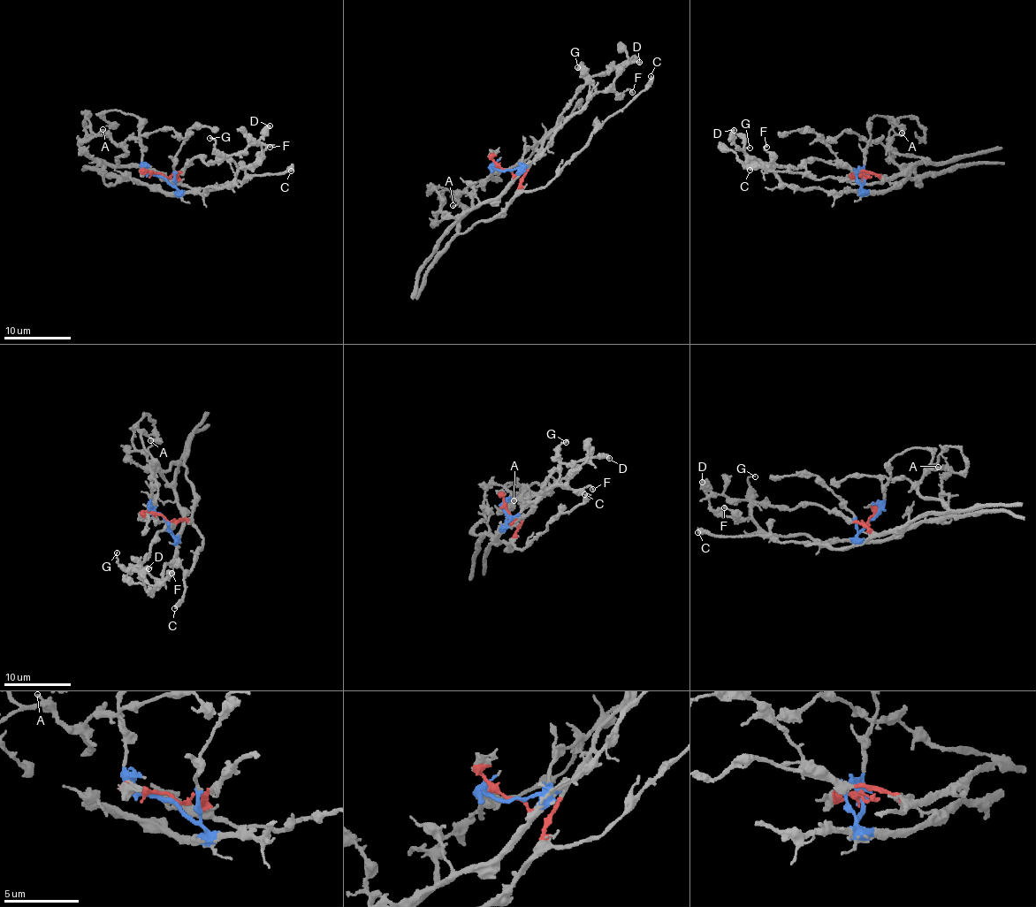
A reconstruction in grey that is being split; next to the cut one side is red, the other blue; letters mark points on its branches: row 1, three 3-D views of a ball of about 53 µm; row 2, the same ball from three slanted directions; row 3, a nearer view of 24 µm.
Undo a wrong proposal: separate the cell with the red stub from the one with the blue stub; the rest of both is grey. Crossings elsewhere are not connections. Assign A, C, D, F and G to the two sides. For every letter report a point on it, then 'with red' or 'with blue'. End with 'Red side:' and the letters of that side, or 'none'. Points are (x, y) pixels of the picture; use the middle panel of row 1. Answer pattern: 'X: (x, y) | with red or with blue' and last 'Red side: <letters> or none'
A: (453, 205) | with red
C: (651, 76) | with red
D: (639, 62) | with red
F: (632, 92) | with blue
G: (577, 67) | with red
Red side: A, C, D, G

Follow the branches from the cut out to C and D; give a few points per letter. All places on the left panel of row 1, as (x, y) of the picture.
C: (163, 176), (175, 175), (191, 187), (213, 188), (238, 181), (246, 182), (254, 176), (291, 171)
D: (163, 176), (175, 175), (193, 159), (200, 157), (206, 163), (242, 155), (270, 125)

